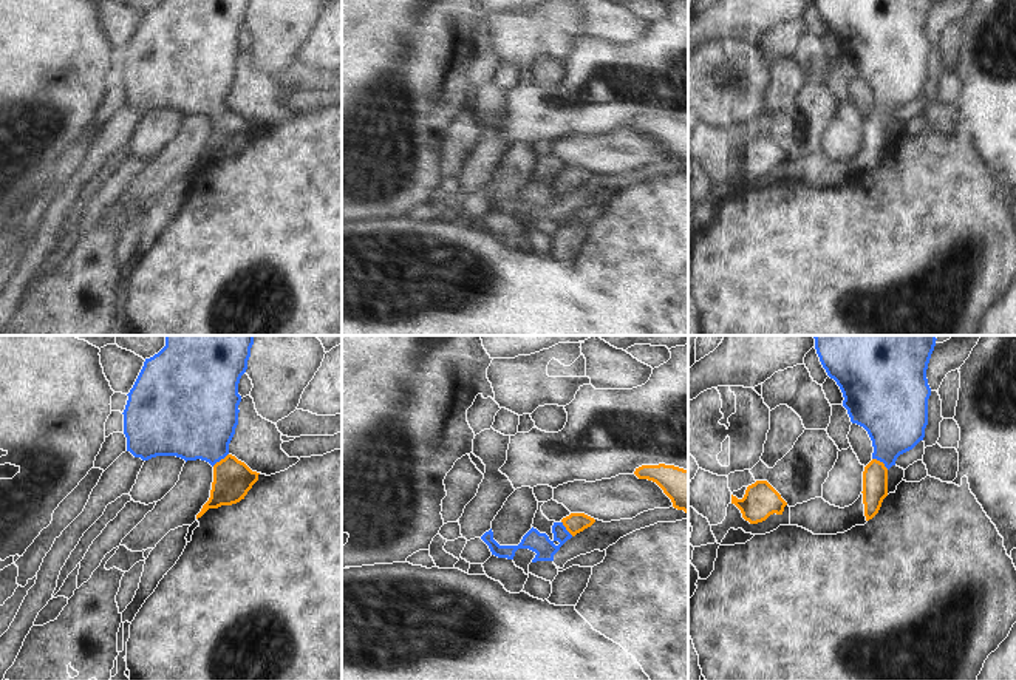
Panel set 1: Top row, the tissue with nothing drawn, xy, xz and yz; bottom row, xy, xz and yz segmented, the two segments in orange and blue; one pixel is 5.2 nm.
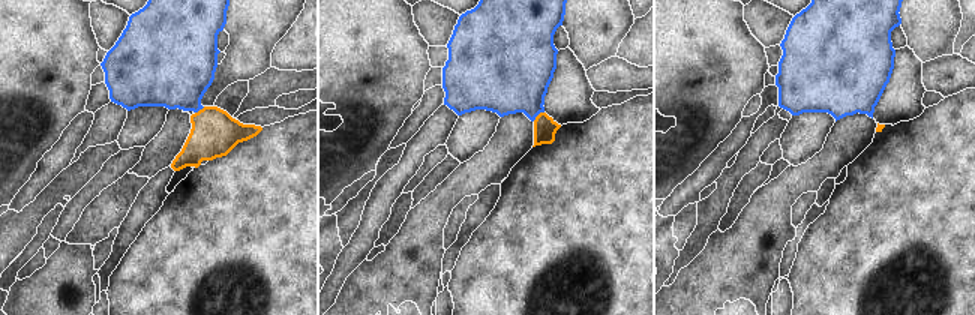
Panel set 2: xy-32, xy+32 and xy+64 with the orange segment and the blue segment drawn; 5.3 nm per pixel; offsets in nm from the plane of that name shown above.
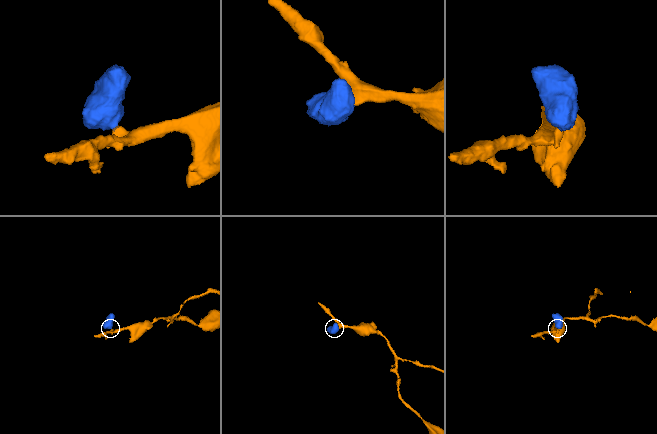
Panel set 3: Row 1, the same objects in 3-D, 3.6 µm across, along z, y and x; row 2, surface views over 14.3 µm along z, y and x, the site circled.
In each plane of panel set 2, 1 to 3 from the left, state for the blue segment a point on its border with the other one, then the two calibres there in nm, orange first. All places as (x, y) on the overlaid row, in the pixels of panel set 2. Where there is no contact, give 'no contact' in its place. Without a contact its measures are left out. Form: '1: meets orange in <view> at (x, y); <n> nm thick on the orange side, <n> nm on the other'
1: meets orange in xy-32 at (200, 110); 240 nm thick on the orange side, 400 nm on the other
2: meets orange in xy+32 at (537, 116); 120 nm thick on the orange side, 380 nm on the other
3: no contact

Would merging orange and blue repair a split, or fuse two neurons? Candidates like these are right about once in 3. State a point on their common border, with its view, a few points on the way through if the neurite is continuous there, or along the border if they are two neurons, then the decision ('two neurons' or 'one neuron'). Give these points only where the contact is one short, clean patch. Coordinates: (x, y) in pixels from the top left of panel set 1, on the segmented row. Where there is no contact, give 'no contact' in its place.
meets orange in yz at (879, 461); runs through yz (876, 475), (879, 461), (885, 455), (896, 416); one neuron

